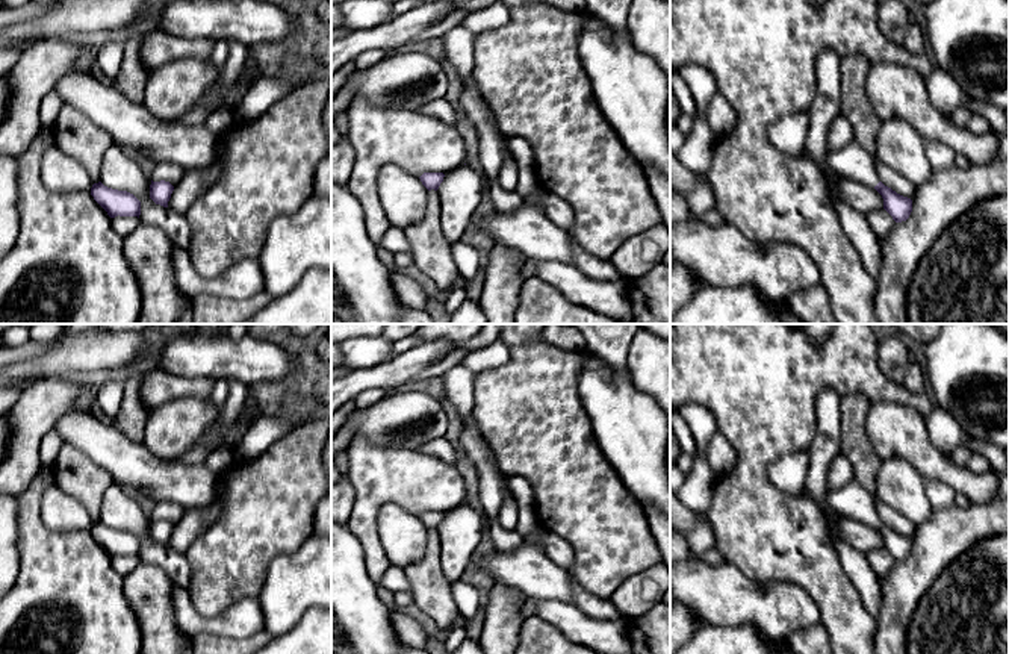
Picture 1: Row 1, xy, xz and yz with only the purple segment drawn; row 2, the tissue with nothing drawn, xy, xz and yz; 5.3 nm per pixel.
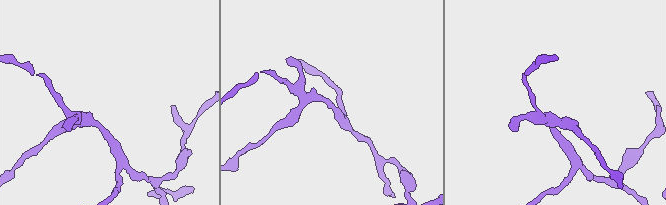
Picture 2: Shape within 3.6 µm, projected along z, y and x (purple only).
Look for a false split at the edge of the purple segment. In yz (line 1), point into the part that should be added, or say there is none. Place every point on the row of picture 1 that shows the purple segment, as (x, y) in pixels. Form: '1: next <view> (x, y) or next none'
1: next yz (852, 161)

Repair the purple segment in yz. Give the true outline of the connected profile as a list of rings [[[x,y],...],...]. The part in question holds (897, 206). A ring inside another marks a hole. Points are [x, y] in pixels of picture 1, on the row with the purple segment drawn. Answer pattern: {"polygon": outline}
{"polygon": [[[855,139],[837,150],[829,151],[824,162],[835,174],[853,179],[862,185],[874,188],[883,198],[883,209],[896,223],[906,221],[912,212],[912,200],[885,186],[874,170],[873,156]]]}

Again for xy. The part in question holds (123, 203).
{"polygon": [[[98,182],[92,185],[91,195],[110,218],[141,215],[141,201],[127,191],[112,189]]]}

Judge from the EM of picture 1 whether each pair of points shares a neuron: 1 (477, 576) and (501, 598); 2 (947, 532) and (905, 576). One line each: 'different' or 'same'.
1: different
2: same

